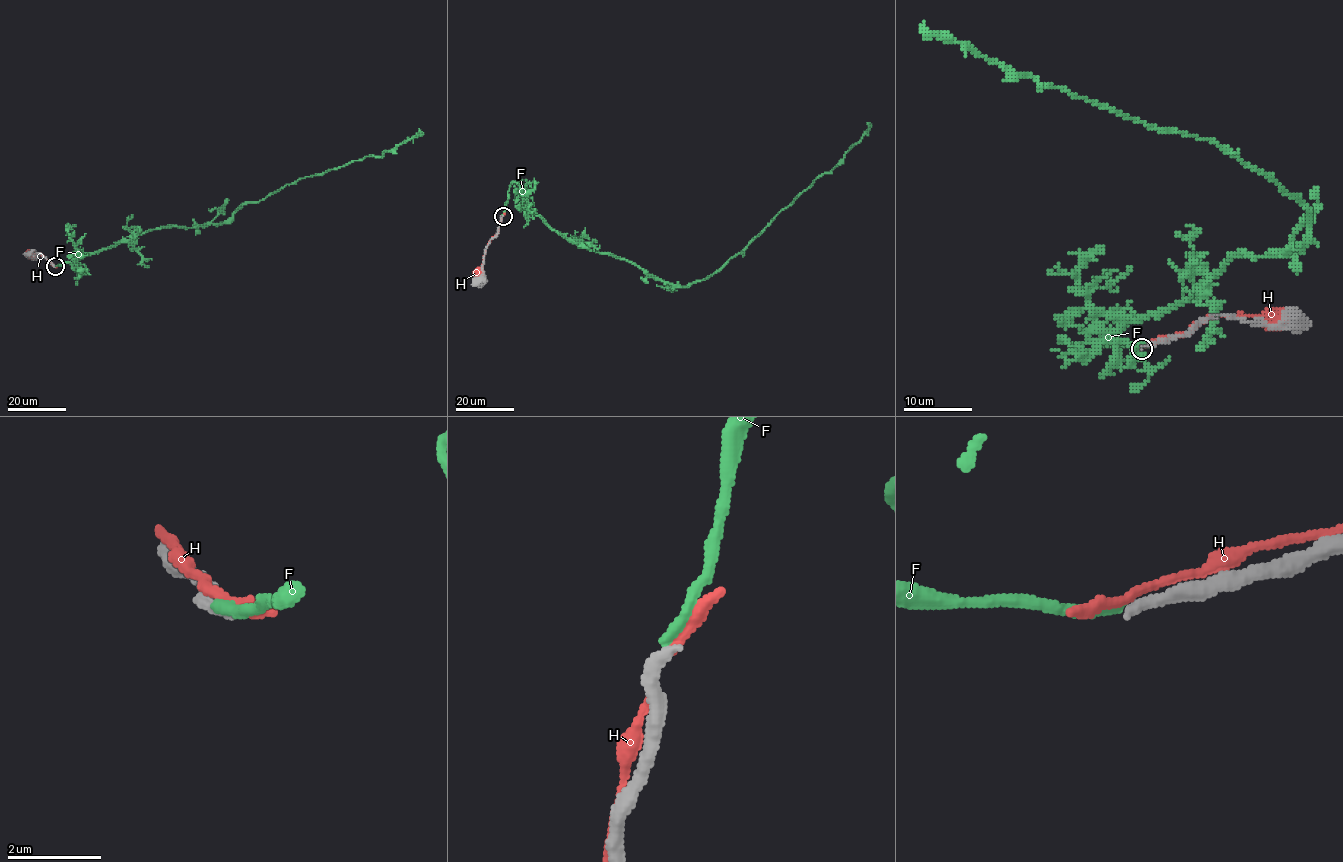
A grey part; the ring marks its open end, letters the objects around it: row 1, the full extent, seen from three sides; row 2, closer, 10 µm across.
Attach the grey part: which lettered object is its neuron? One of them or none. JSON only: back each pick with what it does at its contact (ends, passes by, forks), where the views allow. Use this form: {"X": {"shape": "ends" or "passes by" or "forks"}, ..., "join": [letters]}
{"join": []}

